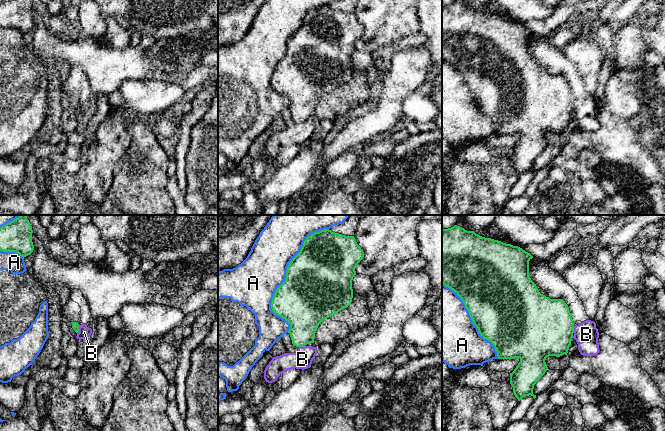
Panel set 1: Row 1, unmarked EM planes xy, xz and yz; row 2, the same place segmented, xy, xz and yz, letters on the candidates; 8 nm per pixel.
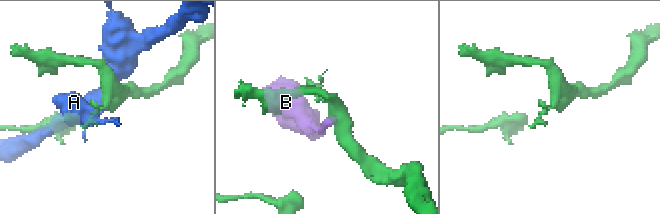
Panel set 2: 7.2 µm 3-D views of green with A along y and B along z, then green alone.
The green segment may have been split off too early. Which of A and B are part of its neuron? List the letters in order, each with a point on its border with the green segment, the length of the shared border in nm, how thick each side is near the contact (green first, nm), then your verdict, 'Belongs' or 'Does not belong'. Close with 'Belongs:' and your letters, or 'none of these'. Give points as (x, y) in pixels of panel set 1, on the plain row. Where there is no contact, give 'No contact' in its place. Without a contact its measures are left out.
A: Touches green at xz (286, 52). Shared border 900 nm. Thickness 500 nm (green) against 360 nm. Does not belong
B: Touches green at xy (78, 106). Shared border 80 nm. Thickness 60 nm (green) against 100 nm. Does not belong
Belongs: none of these

